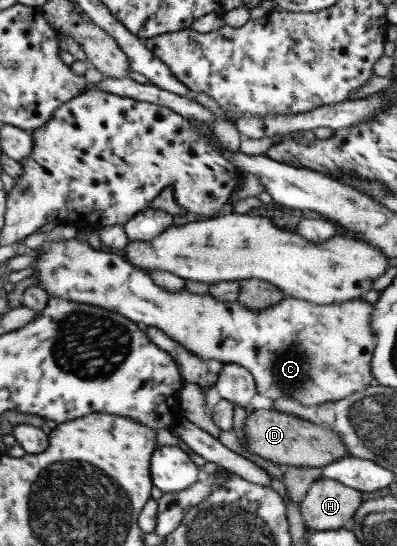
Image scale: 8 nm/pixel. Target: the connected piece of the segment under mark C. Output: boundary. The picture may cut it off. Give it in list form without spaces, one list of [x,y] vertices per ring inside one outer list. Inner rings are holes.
[[[60,238],[44,245],[41,253],[31,262],[34,267],[31,276],[47,296],[49,294],[116,312],[141,327],[159,328],[193,355],[204,360],[243,366],[252,375],[255,394],[266,396],[270,400],[291,396],[302,406],[316,406],[330,400],[342,400],[374,383],[370,372],[370,359],[375,347],[375,334],[370,326],[374,305],[362,301],[361,298],[334,304],[314,304],[284,296],[274,306],[249,310],[235,300],[220,302],[212,300],[210,296],[198,296],[188,292],[168,294],[123,256],[97,251],[78,238]]]

